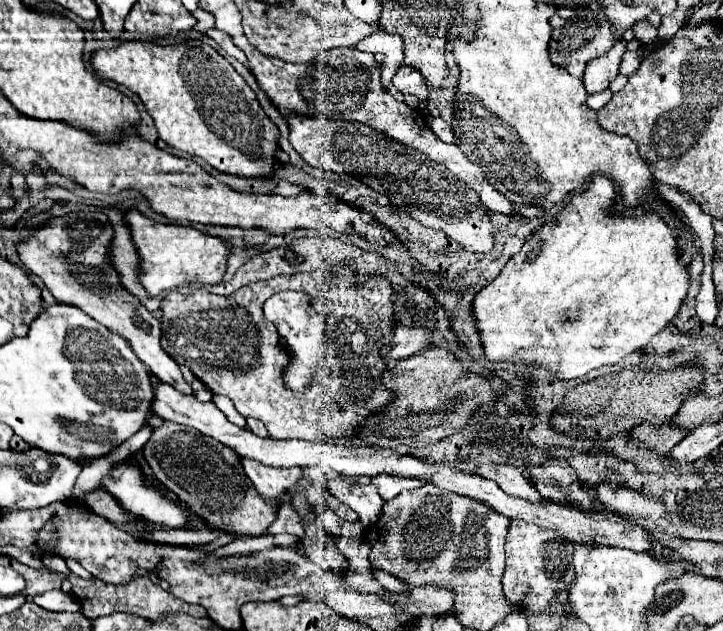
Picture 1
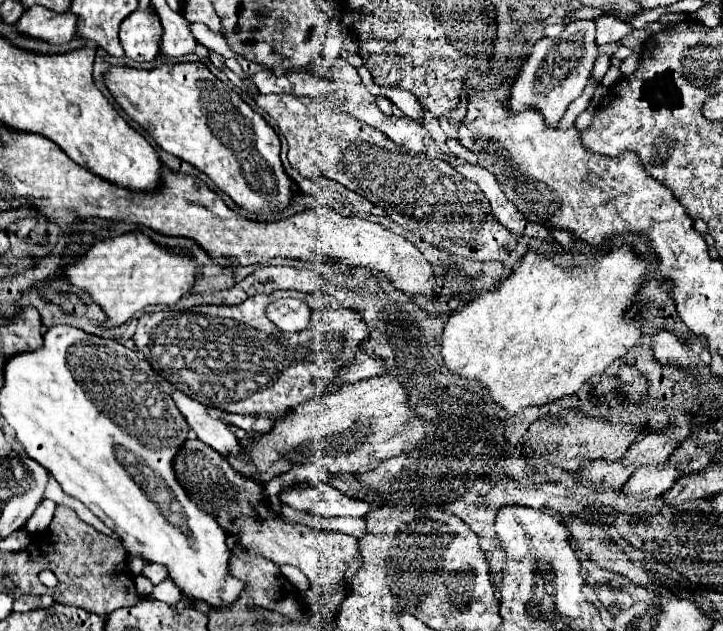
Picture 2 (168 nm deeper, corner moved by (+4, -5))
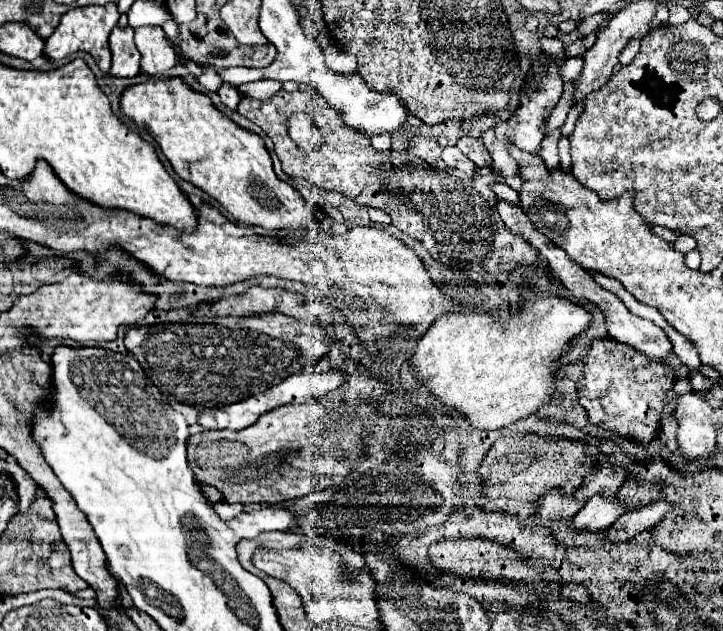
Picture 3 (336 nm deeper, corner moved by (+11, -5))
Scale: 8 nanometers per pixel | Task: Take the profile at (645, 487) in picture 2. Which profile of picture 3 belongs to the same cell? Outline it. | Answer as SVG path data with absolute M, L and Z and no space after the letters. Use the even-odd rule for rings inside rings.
M594 495L590 497L584 507L572 517L572 527L584 533L596 533L608 529L622 513L624 505L618 505L614 497Z

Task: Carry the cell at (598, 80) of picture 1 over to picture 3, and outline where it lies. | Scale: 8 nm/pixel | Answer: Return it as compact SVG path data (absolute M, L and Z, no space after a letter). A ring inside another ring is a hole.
M554 131L552 135L546 135L542 139L540 157L544 159L548 171L554 171L558 167L558 139L560 139L560 131Z

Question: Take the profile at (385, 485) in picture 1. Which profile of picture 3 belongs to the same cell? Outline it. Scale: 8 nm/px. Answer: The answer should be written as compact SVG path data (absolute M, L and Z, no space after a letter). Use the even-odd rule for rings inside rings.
M216 503L216 505L212 505L214 507L214 511L222 517L222 519L234 519L236 515L240 515L242 513L242 505L232 505L232 503Z

